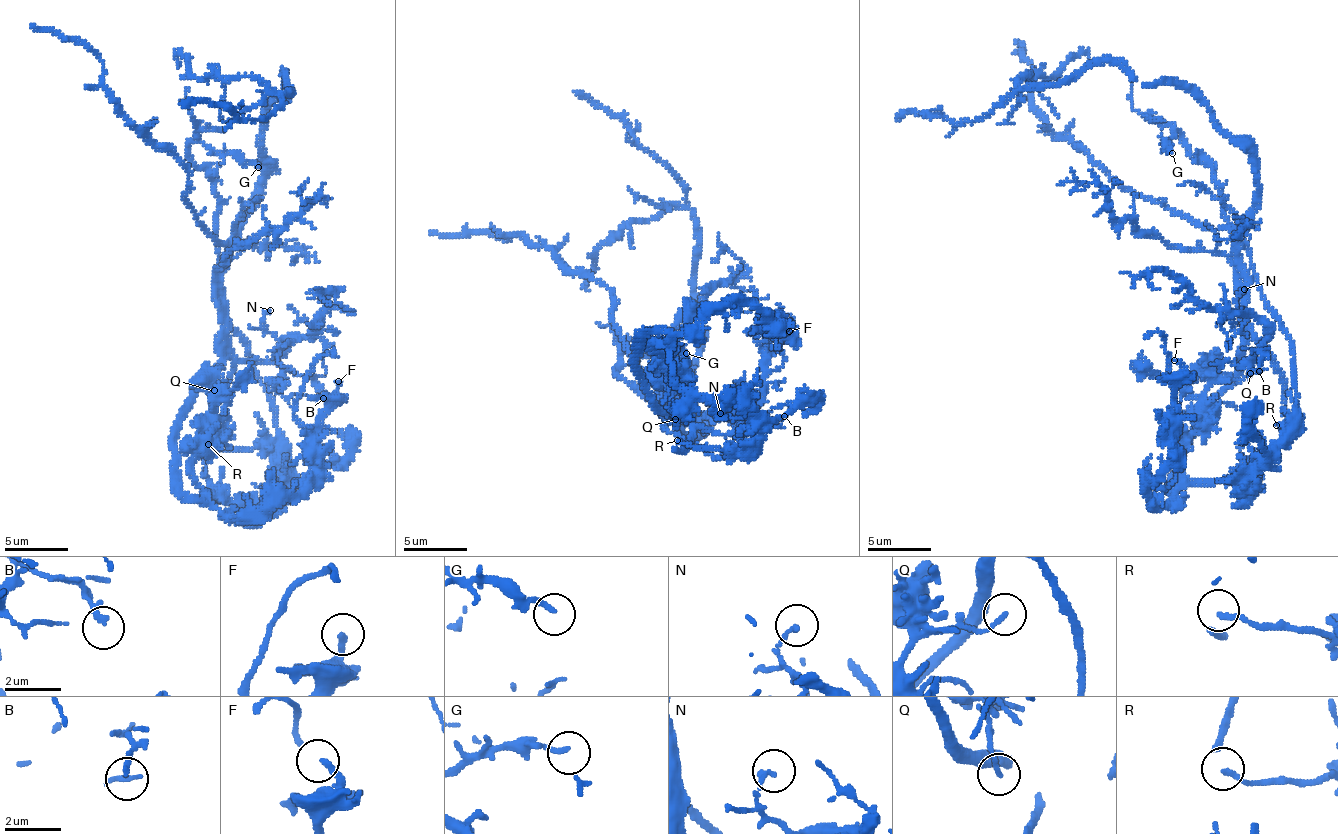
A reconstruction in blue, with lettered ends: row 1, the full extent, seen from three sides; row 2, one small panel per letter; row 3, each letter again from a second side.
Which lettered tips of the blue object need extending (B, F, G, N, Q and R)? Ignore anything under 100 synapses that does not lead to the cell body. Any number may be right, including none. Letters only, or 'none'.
R

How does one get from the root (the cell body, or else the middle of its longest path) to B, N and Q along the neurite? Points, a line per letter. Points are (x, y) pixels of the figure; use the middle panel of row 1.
B: (669, 418), (683, 416), (697, 428), (713, 428), (722, 435), (735, 435), (752, 421), (776, 420), (784, 416)
N: (669, 418), (683, 416), (697, 428), (713, 428), (728, 435), (737, 426), (736, 417), (712, 406), (720, 413)
Q: (669, 418), (679, 411), (662, 409), (638, 374), (638, 352), (644, 346), (655, 348), (668, 365), (675, 419)

